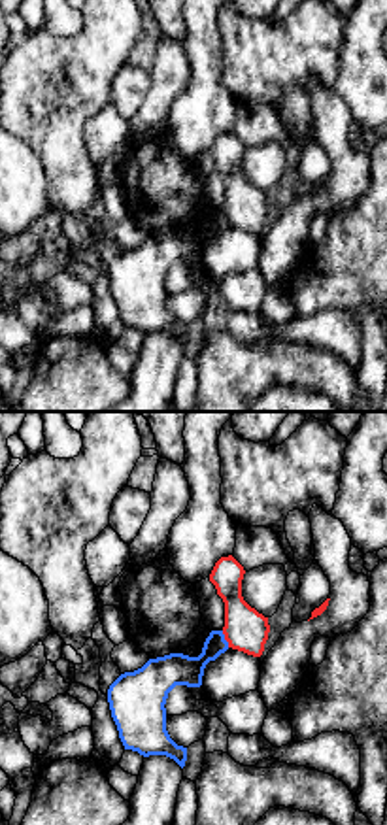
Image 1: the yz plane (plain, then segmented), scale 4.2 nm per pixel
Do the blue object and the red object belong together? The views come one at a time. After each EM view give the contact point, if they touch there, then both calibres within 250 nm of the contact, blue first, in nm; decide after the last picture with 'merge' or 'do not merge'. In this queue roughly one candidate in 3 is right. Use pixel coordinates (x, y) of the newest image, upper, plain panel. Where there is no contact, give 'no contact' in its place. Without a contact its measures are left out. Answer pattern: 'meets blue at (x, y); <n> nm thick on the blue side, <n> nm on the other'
meets blue at (223, 216); 140 nm thick on the blue side, 180 nm on the other

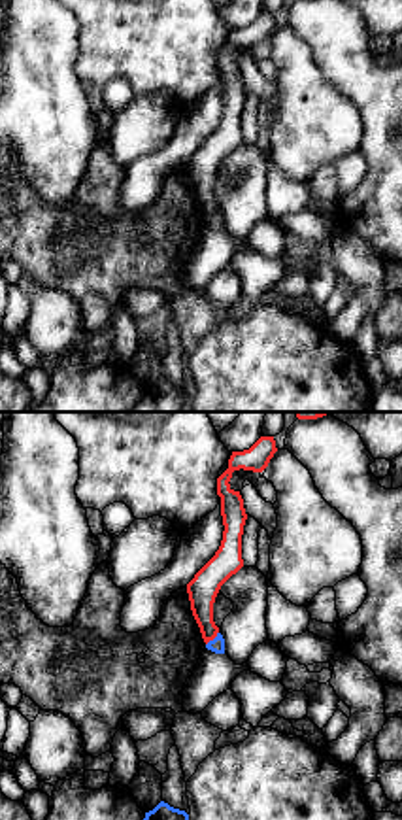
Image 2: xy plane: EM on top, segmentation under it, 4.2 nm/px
meets blue at (214, 216); 60 nm thick on the blue side, 130 nm on the other

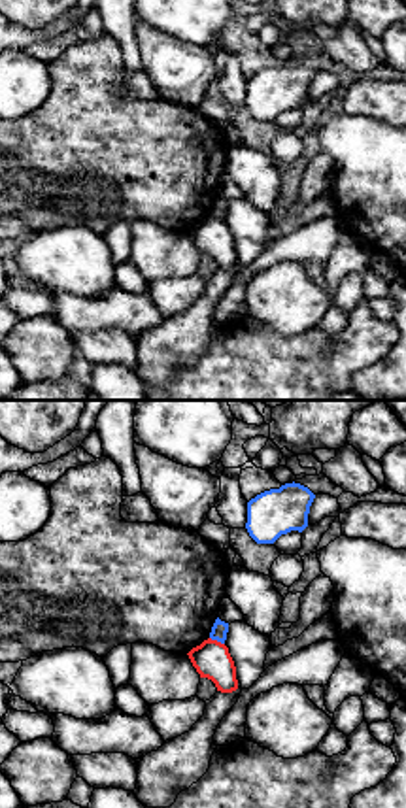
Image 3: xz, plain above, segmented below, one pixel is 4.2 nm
meets blue at (218, 218); 70 nm thick on the blue side, 160 nm on the other

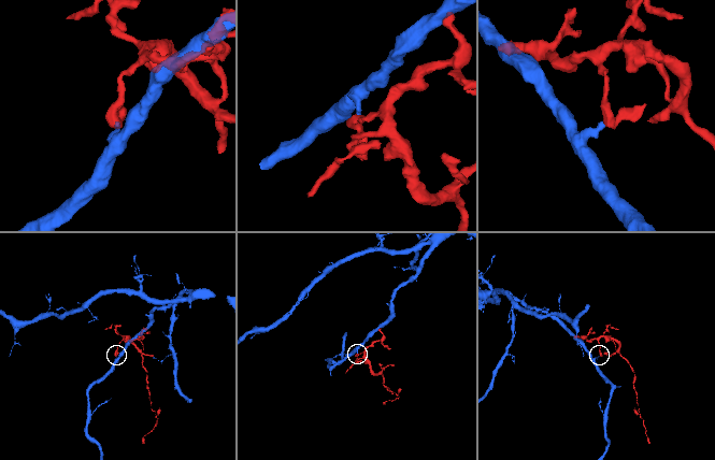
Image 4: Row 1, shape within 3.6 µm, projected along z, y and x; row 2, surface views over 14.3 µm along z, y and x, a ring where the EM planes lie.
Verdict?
do not merge

